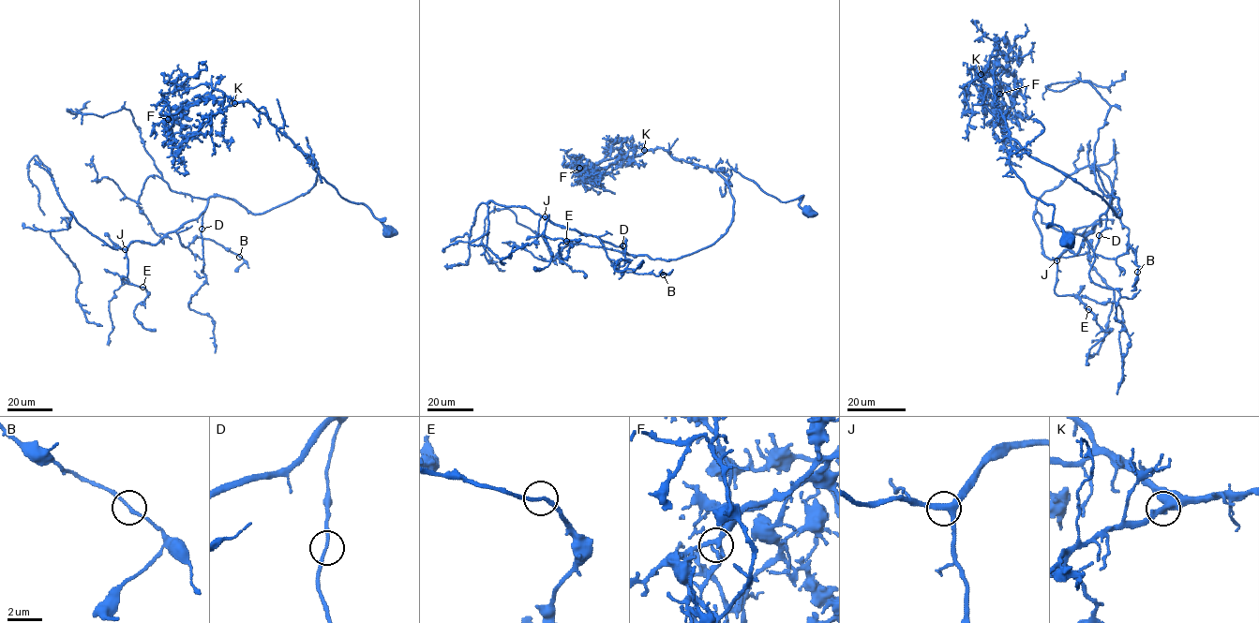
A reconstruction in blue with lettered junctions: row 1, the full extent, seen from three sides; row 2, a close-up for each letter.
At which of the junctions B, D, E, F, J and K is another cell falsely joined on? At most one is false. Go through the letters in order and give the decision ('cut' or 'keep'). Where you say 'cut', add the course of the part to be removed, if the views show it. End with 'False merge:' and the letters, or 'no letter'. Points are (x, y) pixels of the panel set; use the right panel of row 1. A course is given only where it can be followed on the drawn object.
B: keep
D: keep
E: keep
F: keep
J: keep
K: keep
False merge: no letter

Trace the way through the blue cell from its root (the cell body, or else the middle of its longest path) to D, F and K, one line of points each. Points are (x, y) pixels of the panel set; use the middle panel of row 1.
D: (809, 211), (798, 199), (782, 201), (731, 169), (733, 221), (712, 244), (667, 260), (629, 255), (622, 245)
F: (809, 211), (798, 199), (782, 201), (767, 194), (733, 169), (729, 176), (678, 159), (662, 148), (579, 168)
K: (809, 211), (798, 199), (782, 201), (767, 194), (733, 169), (729, 176), (678, 159), (662, 148), (644, 150)

